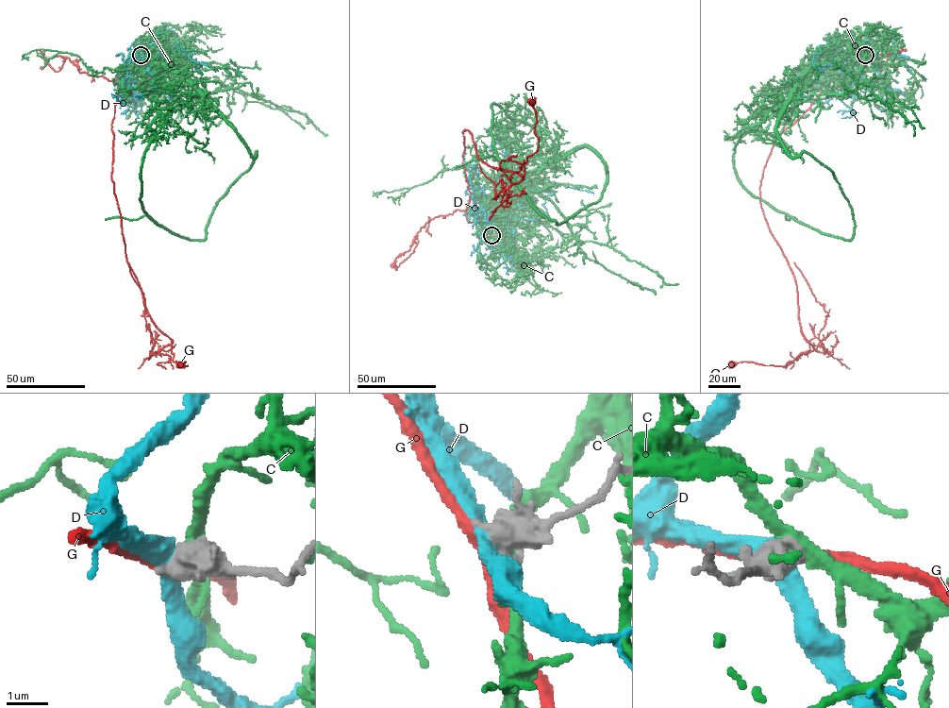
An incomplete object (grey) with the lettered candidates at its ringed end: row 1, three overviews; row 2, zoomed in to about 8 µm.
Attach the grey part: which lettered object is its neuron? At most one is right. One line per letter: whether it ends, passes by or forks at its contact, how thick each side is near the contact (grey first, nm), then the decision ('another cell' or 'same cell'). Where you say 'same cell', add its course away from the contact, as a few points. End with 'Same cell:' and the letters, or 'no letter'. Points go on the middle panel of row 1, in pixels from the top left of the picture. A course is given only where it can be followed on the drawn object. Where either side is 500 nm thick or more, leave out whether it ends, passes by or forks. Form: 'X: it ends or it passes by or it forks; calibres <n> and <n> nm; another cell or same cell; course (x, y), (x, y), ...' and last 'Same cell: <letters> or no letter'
C: it passes by; calibres 440 and 360 nm; another cell
D: it passes by; calibres 400 and 400 nm; another cell
G: it passes by; calibres 400 and 320 nm; same cell; course (491, 236), (466, 209), (462, 133), (485, 163), (523, 179), (539, 143), (530, 101)
Same cell: G

